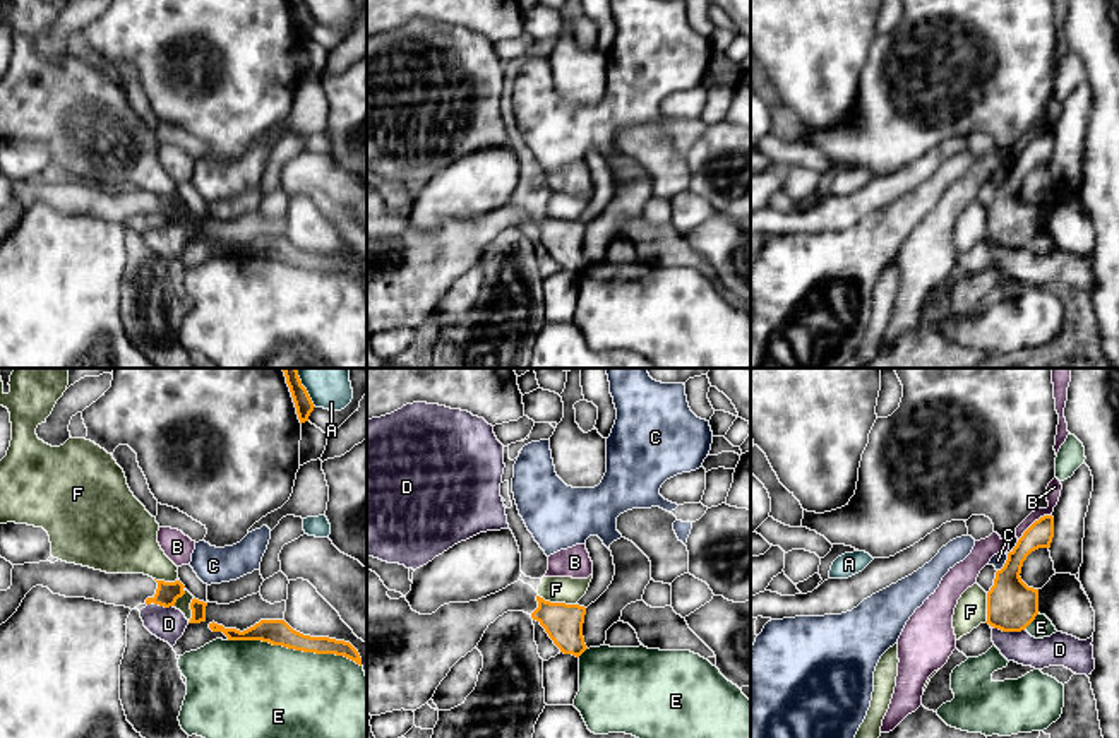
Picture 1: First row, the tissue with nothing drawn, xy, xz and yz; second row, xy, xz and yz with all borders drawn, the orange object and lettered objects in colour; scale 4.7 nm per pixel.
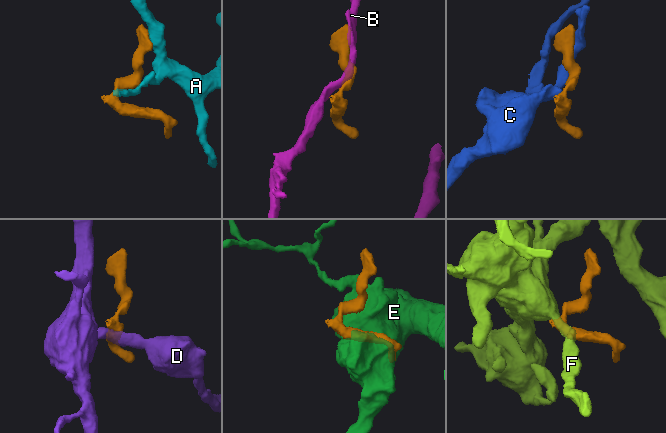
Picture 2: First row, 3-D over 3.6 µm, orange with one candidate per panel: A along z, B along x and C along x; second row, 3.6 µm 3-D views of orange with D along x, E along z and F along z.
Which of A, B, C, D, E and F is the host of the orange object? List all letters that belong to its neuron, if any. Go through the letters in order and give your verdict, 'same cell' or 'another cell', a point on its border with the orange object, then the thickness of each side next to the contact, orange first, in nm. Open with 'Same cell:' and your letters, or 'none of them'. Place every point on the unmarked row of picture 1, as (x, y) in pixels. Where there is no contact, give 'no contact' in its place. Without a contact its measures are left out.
Same cell: none of them
A: another cell | xy (309, 12) | 90/130 nm
B: another cell | yz (1034, 139) | 120/70 nm
C: another cell | yz (1005, 180) | 240/70 nm
D: another cell | yz (1008, 247) | 240/150 nm
E: another cell | xy (295, 266) | 120/500 nm
F: another cell | xz (557, 220) | 180/130 nm

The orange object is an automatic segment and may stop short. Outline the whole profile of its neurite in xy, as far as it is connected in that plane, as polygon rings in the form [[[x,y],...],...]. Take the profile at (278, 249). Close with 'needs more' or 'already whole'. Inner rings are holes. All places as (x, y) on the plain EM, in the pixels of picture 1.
[[[260,236],[243,248],[236,245],[224,245],[214,238],[209,240],[209,245],[212,248],[223,248],[228,257],[262,257],[303,269],[336,271],[344,272],[362,283],[362,274],[350,259],[329,253],[303,252],[293,247],[284,236]]]; already whole

